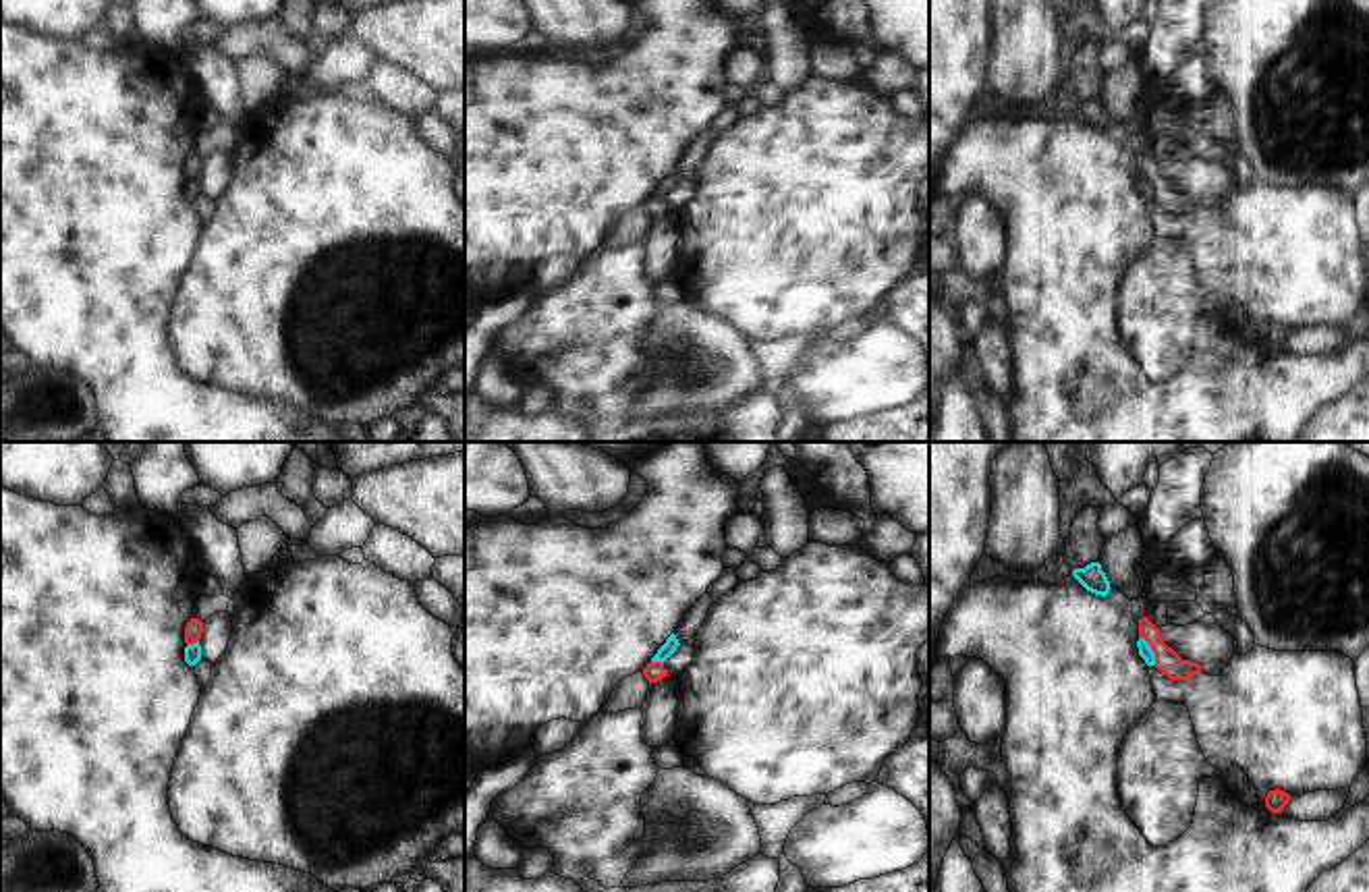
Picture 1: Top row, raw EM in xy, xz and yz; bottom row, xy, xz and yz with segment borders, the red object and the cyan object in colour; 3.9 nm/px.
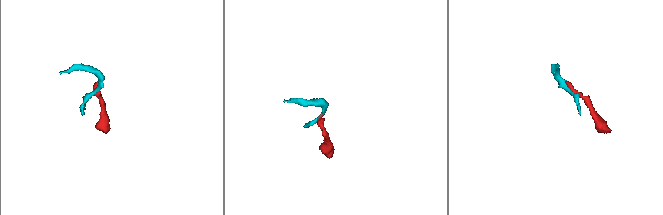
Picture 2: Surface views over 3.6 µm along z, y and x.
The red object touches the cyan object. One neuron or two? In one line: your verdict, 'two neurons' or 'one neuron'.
two neurons

